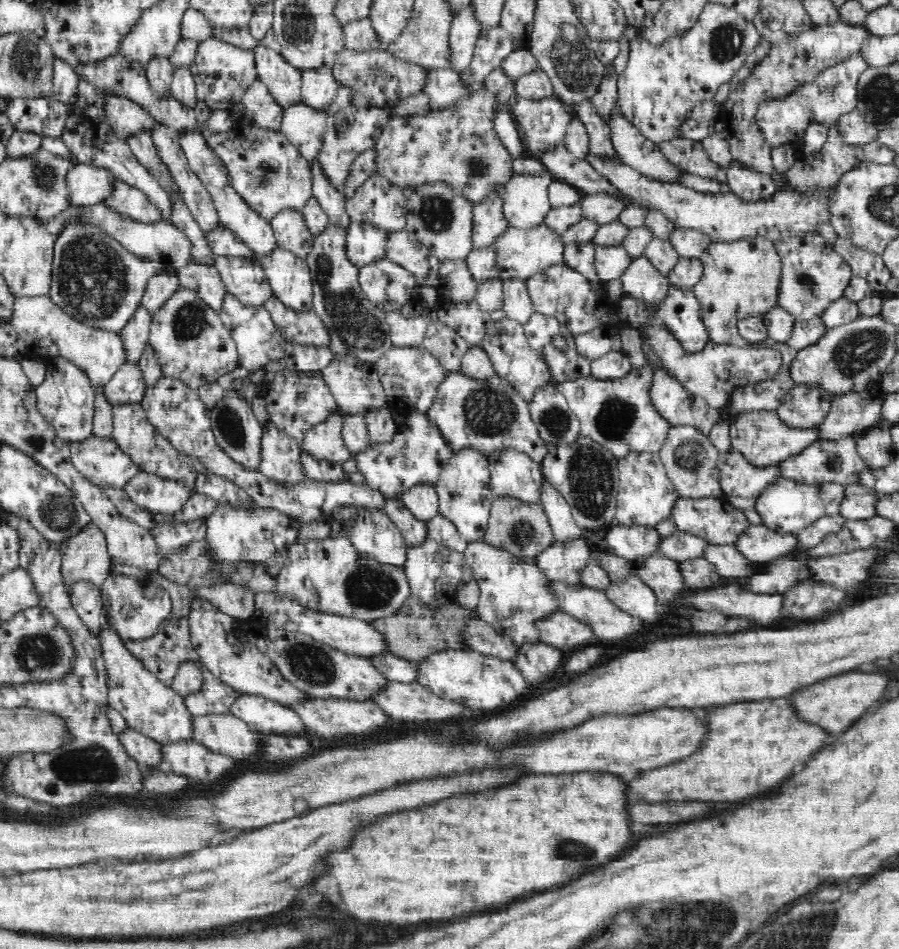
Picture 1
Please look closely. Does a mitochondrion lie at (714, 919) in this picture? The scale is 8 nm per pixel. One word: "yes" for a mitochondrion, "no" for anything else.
yes

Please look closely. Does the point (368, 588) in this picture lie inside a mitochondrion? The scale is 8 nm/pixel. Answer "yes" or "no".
yes

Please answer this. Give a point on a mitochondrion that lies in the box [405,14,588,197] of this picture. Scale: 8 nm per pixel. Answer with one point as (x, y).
(477, 165)

